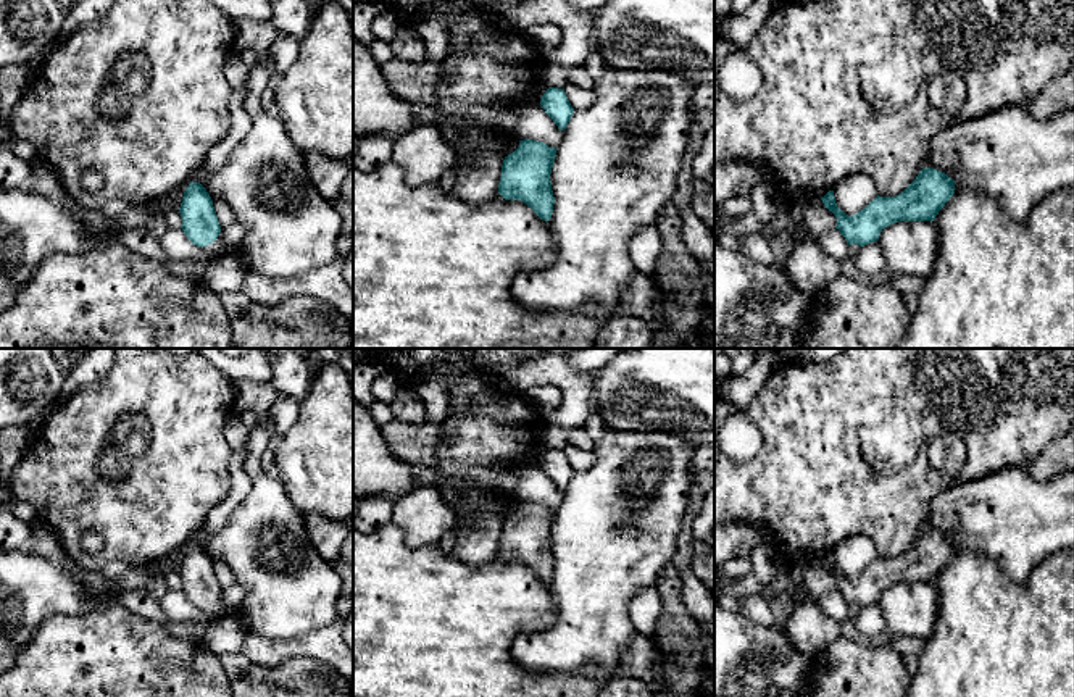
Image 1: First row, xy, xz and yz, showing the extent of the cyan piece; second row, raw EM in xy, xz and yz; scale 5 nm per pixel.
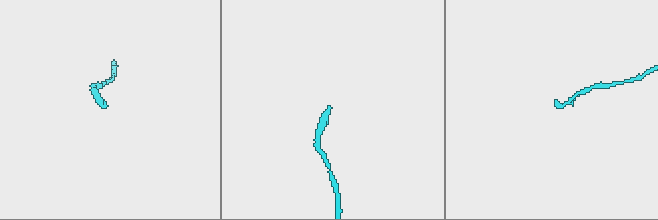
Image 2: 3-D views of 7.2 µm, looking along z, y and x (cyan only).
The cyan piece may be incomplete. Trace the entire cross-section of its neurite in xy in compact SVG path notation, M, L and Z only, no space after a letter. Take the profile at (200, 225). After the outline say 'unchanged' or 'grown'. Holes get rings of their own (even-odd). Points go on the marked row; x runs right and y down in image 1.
M190 182L187 186L179 213L182 218L181 229L194 245L205 247L211 258L232 255L245 263L245 255L240 245L224 247L218 240L221 226L213 200L200 182Z | grown

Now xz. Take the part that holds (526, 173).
M531 139L519 140L519 147L503 160L498 194L505 200L524 202L540 219L550 221L555 205L550 174L556 150L543 142Z | unchanged

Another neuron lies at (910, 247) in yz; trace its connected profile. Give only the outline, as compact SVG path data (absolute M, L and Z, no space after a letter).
M898 221L880 231L877 244L890 274L927 279L939 255L939 232L932 221Z

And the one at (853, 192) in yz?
M864 173L843 177L832 190L837 207L848 216L856 215L877 197L872 177Z

